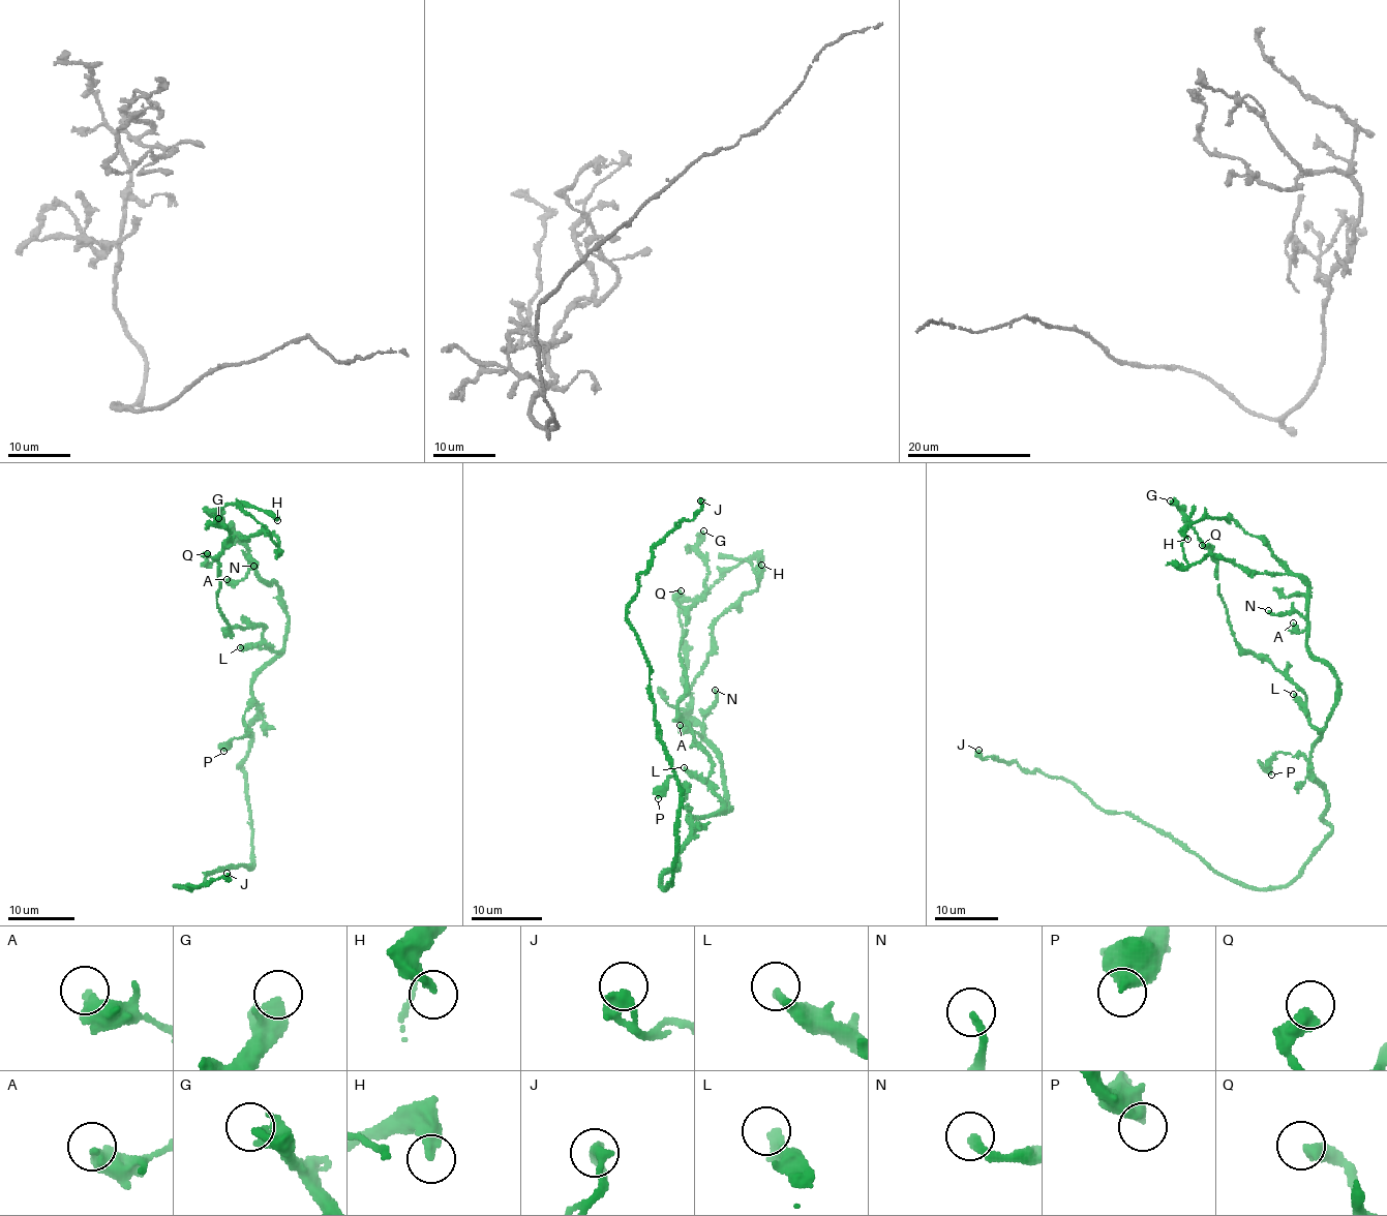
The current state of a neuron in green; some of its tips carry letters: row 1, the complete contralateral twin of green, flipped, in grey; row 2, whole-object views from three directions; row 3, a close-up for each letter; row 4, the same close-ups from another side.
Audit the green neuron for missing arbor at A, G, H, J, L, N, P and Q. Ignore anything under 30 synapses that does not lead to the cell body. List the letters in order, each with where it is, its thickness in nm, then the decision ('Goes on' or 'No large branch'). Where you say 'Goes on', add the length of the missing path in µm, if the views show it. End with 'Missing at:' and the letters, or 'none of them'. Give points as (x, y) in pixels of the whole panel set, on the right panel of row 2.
A: Place: (1293, 622). Thickness 460 nm. No large branch
G: Place: (1170, 500). Thickness 280 nm. No large branch
H: Place: (1187, 539). Thickness 280 nm. No large branch
J: Place: (978, 750). Thickness 400 nm. No large branch
L: Place: (1293, 694). Thickness 380 nm. No large branch
N: Place: (1268, 610). Thickness 240 nm. No large branch
P: Place: (1271, 774). Thickness 440 nm. No large branch
Q: Place: (1202, 545). Thickness 440 nm. No large branch
Missing at: none of them

